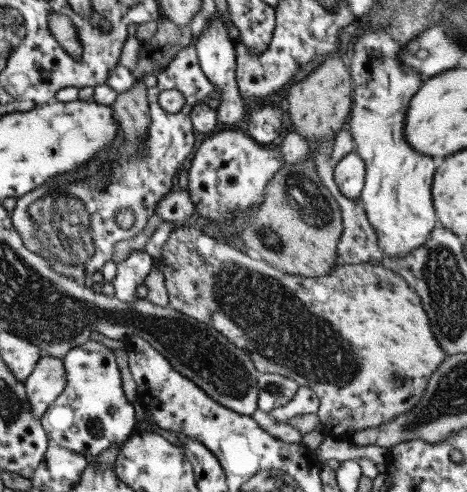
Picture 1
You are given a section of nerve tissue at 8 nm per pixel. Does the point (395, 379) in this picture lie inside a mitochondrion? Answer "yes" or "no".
yes

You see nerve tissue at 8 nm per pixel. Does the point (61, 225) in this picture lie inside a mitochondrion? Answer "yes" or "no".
yes

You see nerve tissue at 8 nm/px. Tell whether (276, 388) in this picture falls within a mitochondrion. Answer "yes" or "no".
yes

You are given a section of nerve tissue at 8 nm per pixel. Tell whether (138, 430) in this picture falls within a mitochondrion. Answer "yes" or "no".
no

